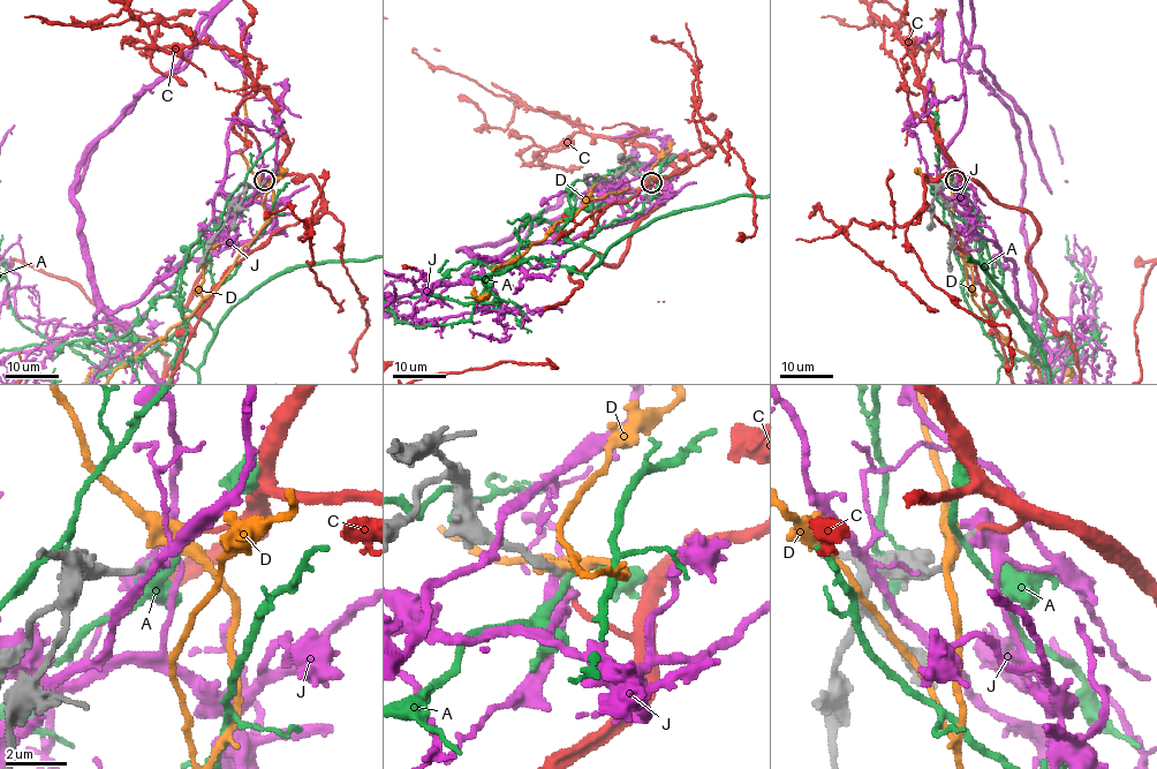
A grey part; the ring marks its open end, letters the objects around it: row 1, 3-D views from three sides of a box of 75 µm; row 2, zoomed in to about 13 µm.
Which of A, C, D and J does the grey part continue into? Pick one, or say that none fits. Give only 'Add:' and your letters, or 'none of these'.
Add: C

